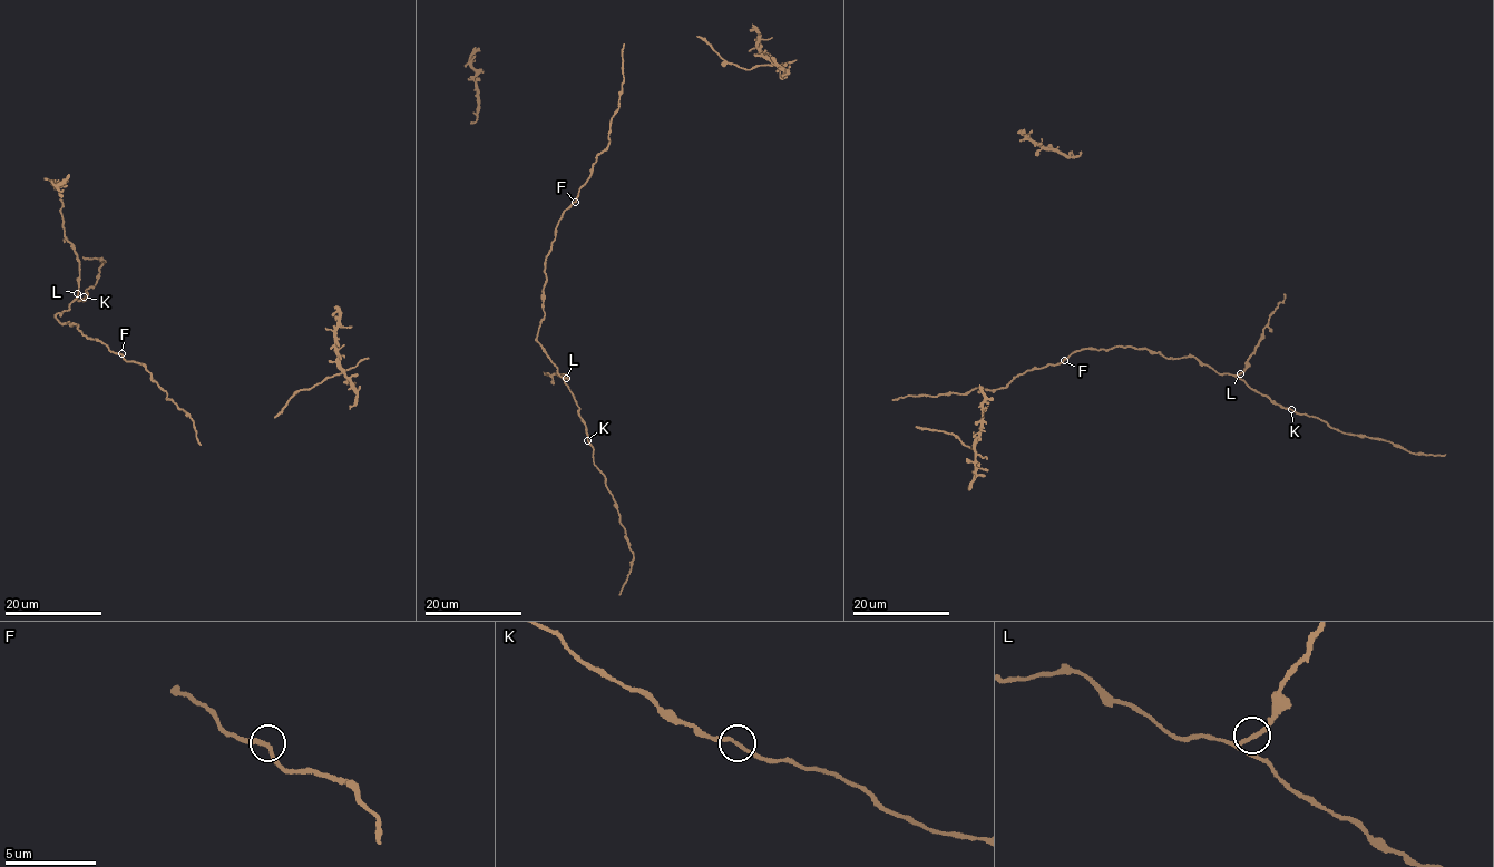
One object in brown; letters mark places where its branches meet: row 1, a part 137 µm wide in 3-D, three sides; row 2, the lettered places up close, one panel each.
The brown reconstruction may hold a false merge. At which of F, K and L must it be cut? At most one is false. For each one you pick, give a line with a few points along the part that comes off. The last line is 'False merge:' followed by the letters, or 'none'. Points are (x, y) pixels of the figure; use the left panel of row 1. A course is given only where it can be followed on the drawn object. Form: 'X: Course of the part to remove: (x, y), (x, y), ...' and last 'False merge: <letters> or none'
K: Course of the part to remove: (84, 296), (87, 295), (85, 290), (94, 286), (105, 262), (101, 257), (81, 256)
False merge: K

